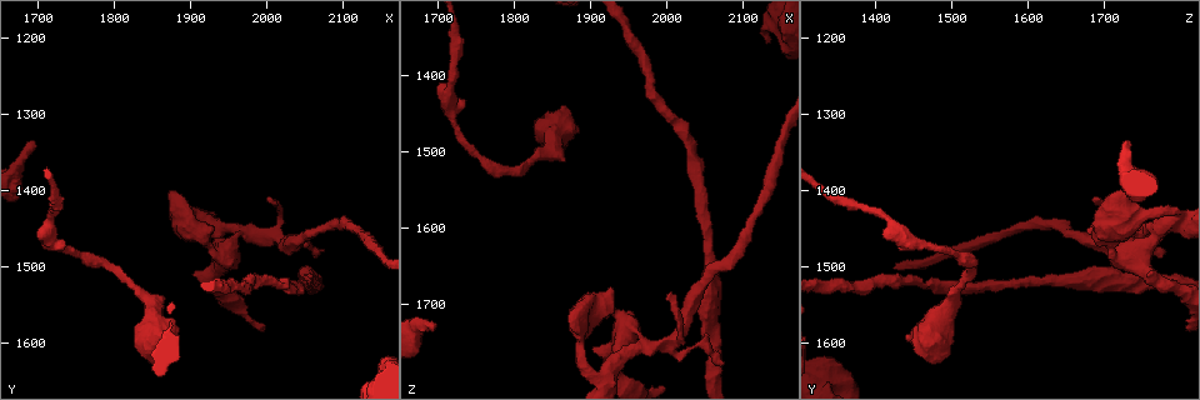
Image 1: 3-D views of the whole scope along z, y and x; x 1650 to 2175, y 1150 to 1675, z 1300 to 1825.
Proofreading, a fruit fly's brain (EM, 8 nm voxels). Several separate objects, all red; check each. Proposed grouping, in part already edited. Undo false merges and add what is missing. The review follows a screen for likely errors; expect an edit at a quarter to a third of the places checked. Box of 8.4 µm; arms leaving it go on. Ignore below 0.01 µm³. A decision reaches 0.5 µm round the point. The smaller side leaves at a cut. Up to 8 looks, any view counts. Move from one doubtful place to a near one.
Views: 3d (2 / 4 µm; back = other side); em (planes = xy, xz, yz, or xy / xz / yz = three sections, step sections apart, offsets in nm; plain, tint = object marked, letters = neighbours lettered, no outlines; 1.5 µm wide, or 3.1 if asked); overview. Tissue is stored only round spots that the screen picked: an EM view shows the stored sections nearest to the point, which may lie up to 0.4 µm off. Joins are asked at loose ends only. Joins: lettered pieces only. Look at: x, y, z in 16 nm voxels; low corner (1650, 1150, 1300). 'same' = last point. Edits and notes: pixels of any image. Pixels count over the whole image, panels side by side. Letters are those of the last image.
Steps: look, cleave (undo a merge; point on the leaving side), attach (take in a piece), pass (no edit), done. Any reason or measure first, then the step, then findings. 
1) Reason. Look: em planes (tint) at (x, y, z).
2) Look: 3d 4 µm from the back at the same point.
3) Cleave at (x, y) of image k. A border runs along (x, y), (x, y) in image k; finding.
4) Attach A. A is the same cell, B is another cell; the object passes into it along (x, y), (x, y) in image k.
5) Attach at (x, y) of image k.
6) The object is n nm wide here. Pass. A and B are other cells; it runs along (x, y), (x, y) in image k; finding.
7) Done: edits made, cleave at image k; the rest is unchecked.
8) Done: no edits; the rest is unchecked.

Look: 3d 2 µm at (1695, 1330, 1730).

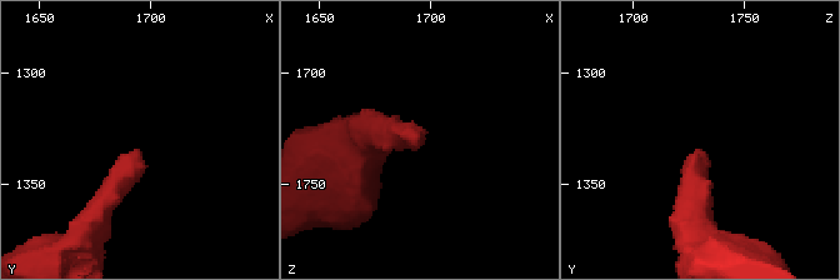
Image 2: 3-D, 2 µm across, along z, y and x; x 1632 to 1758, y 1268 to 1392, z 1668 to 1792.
Shape alone is not enough. Look: em planes (plain) at (1694, 1333, 1730).

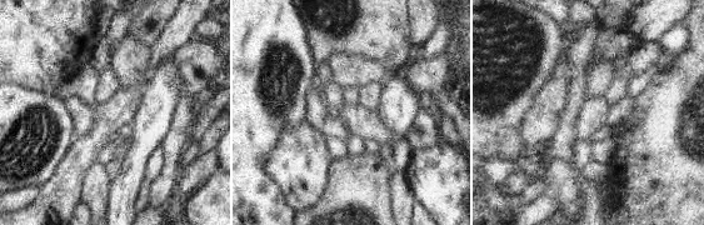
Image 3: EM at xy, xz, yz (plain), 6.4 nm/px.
Look: em planes (letters) at the same point.

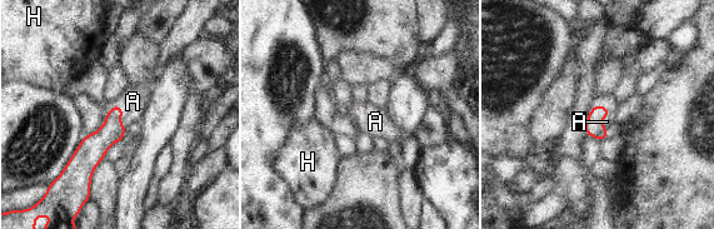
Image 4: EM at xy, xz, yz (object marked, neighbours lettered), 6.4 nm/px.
The longest contact is with A, 160 nm. Attach A. A is the same cell, H is another cell; the object passes into it along (96, 144), (121, 115), (133, 101) in image 4; the neuron continues.

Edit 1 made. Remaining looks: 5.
Calibre changes. Look: em yz step 4 (tint) at (1725, 1475, 1470).

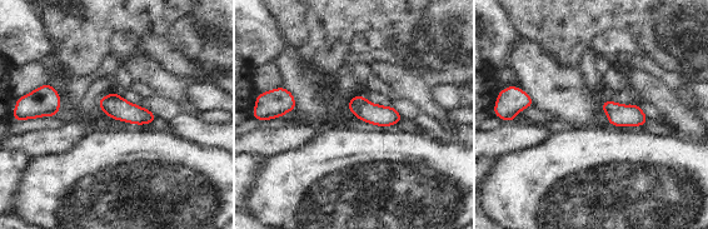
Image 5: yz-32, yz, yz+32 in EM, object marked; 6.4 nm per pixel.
Cut it another way. Look: em planes (tint) at the same point.

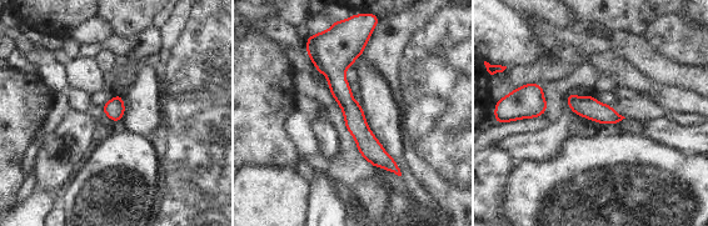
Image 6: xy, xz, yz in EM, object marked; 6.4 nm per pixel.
What lies round it. Look: em planes (letters) at the same point.

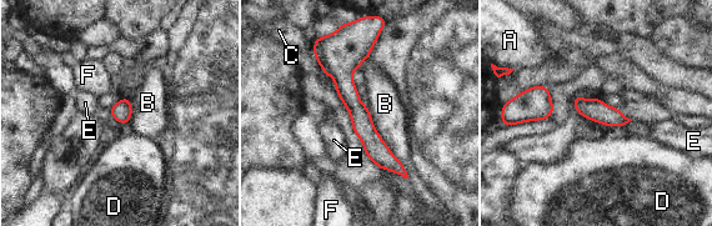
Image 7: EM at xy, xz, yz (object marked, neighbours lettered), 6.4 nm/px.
Pass. A, B, C, D, E and F are other cells; a border runs along (365, 105), (376, 132), (401, 160) in image 7; one neuron here.

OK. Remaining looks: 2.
Thick turns thin. Look: em planes (letters) at (1845, 1550, 1500).

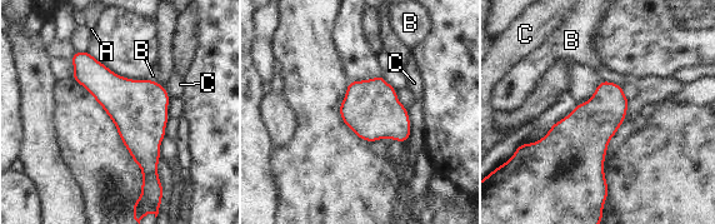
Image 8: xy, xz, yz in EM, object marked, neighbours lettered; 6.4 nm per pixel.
Pass. A, B and C are other cells; a border runs along (603, 80), (615, 83), (621, 88) in image 8; all the same neuron.

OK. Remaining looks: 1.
Done: edits made, attach at image 4; the rest is unchecked.

